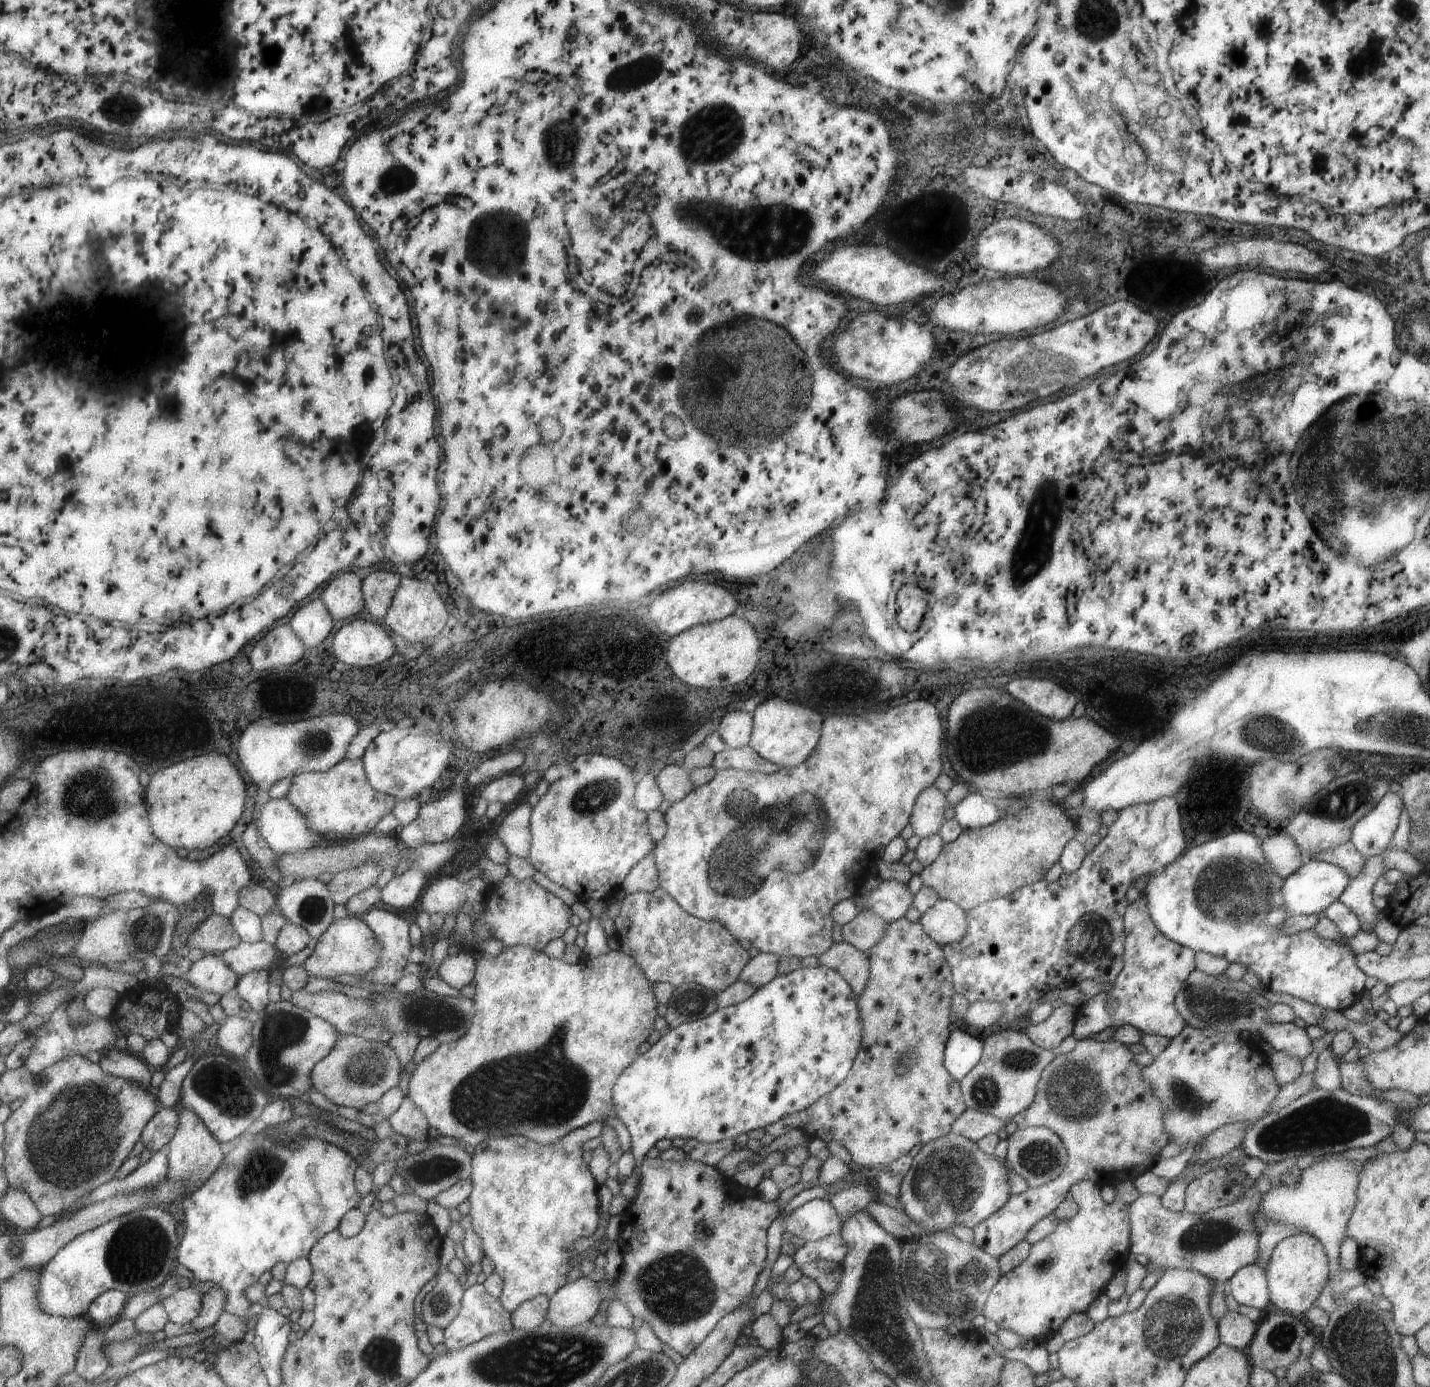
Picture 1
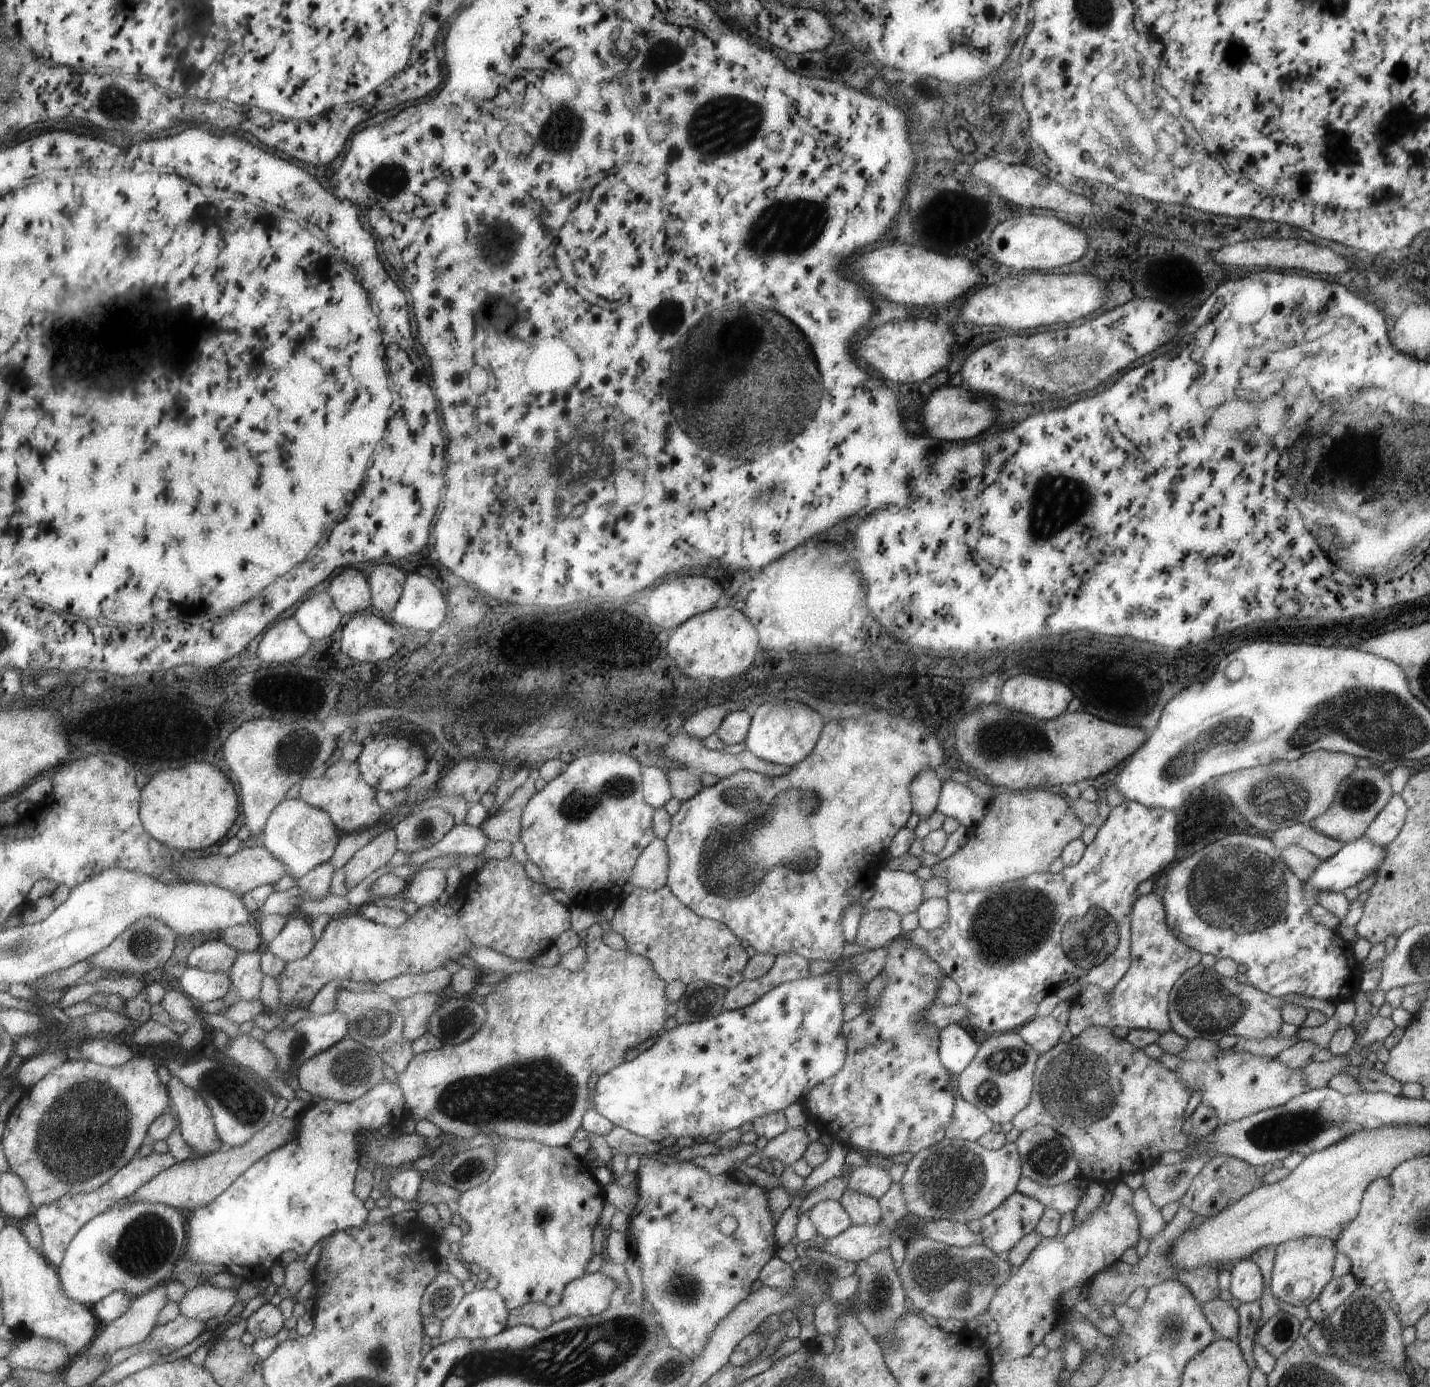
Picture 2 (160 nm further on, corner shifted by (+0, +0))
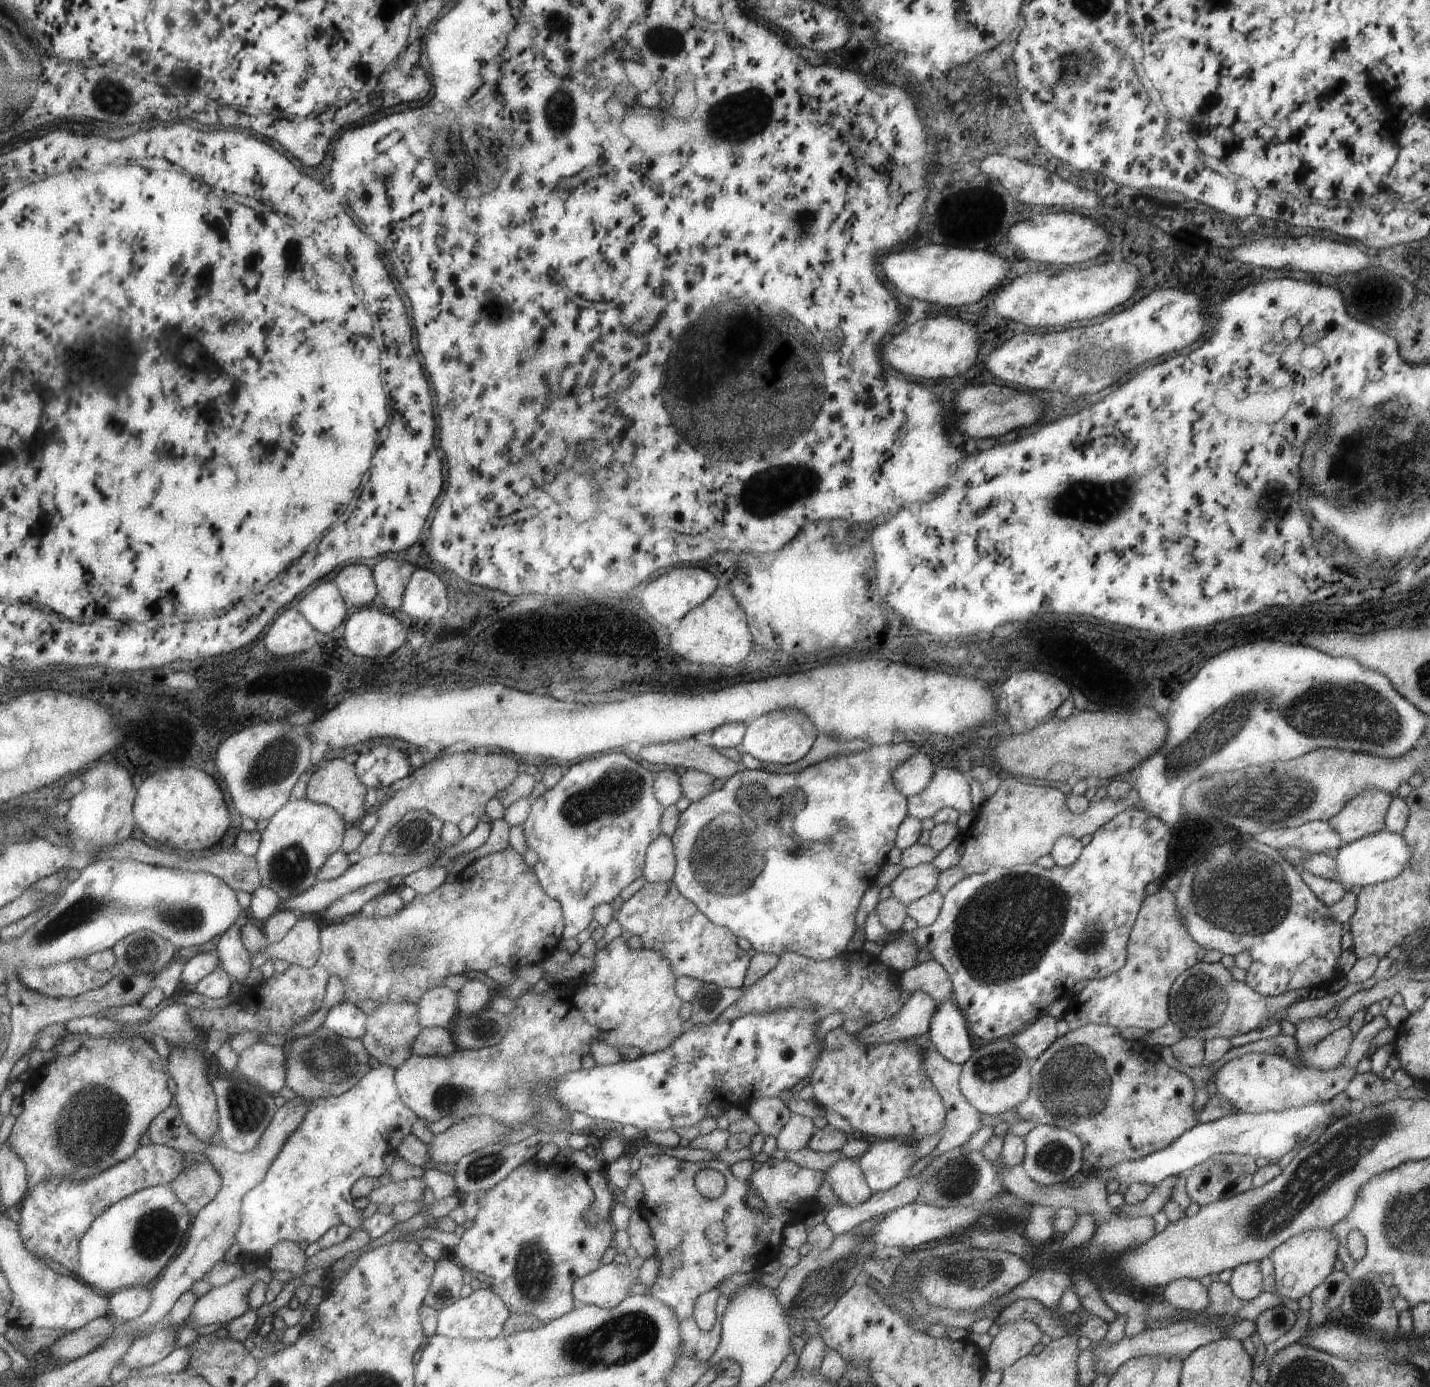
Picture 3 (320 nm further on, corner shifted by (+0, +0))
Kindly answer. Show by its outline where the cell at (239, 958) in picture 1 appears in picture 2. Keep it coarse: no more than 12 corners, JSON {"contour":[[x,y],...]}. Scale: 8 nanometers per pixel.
{"contour":[[212,936],[189,954],[187,966],[229,974],[240,951]]}

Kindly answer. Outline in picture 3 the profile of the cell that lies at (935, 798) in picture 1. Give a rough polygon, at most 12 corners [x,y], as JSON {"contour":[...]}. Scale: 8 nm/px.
{"contour":[[913,753],[891,773],[905,797],[921,792],[935,765]]}

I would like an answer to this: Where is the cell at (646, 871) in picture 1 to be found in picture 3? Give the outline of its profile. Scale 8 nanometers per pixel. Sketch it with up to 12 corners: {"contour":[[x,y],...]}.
{"contour":[[659,835],[647,847],[645,882],[665,882],[676,858],[670,837]]}

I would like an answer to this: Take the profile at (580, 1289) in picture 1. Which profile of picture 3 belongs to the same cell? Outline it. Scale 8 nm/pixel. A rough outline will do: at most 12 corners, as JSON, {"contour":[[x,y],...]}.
{"contour":[[611,1261],[574,1280],[576,1304],[617,1306],[639,1268]]}

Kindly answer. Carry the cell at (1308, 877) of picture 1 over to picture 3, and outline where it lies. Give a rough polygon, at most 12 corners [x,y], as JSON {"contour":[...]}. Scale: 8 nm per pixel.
{"contour":[[1381,831],[1333,853],[1335,880],[1394,879],[1412,857],[1399,834]]}

